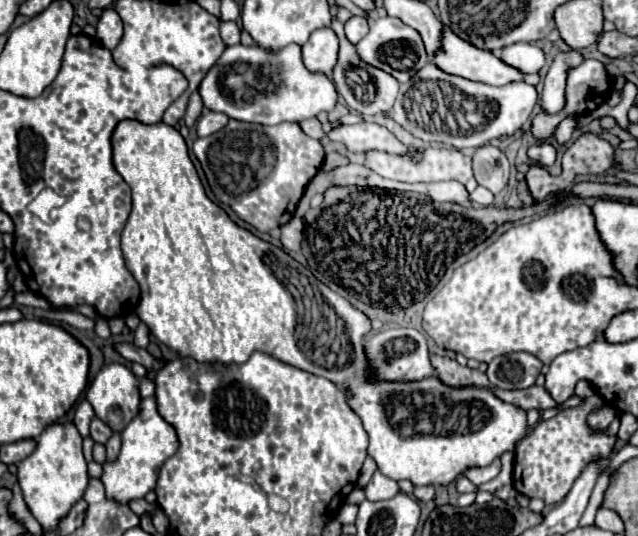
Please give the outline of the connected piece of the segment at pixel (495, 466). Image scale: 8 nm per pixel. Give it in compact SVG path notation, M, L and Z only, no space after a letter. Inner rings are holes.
M494 460L494 462L492 462L490 466L486 466L486 468L468 468L468 470L464 472L464 476L466 476L472 484L480 486L480 484L492 480L498 472L500 472L500 460Z

